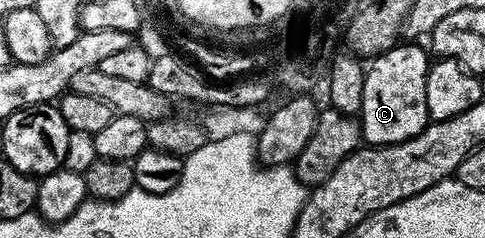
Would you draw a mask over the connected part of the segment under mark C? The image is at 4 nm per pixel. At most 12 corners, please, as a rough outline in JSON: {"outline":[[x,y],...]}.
{"outline":[[397,44],[371,59],[360,133],[369,147],[428,125],[430,54]]}

